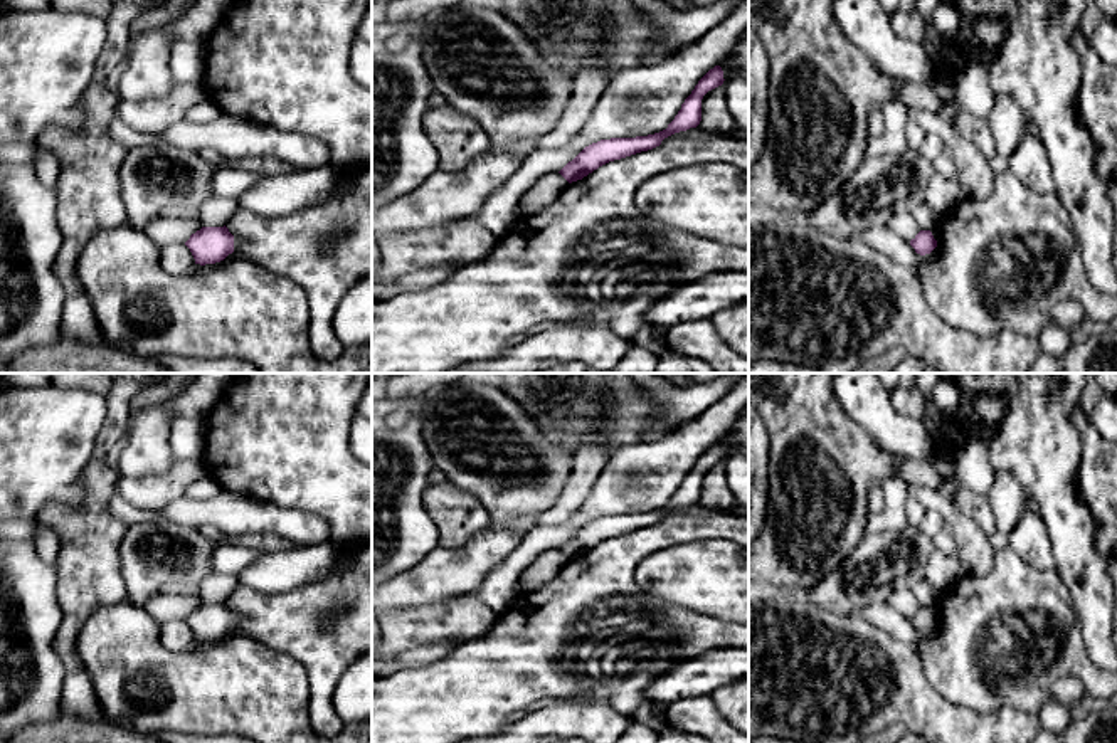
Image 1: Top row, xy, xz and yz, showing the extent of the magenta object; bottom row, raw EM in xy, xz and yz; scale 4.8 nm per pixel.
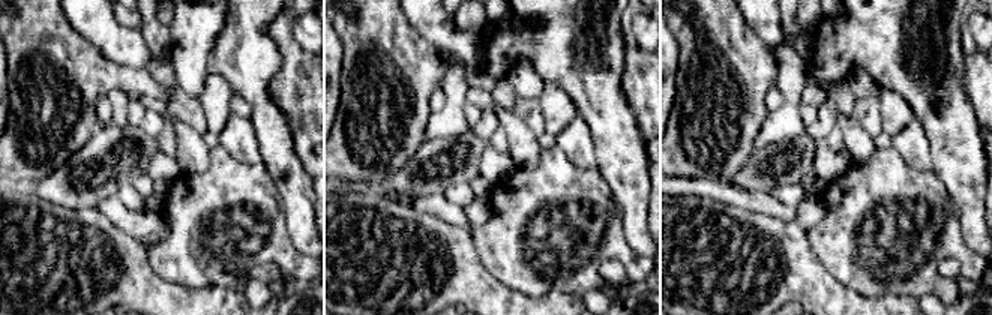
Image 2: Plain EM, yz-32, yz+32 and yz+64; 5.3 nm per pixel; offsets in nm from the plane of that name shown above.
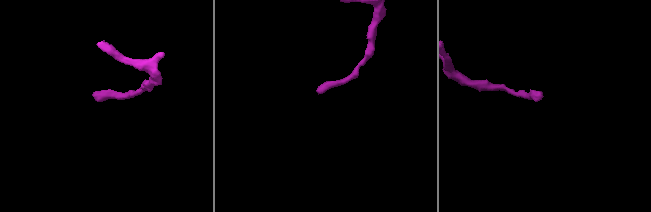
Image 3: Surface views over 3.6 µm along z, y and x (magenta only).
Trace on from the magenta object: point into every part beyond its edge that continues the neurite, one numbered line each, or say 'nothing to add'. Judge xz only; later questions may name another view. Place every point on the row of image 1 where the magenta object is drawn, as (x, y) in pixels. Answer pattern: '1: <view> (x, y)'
nothing to add

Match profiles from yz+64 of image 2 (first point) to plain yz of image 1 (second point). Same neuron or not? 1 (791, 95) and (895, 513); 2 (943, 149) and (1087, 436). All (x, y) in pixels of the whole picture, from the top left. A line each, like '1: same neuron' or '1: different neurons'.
1: same neuron
2: different neurons

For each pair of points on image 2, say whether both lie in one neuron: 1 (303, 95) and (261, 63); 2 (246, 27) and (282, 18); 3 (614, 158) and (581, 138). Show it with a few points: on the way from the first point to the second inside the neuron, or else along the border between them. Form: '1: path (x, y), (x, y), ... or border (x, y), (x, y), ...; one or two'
1: border (272, 39), (281, 66), (269, 98), (279, 108); two
2: border (276, 15), (266, 27), (266, 33), (281, 56); two
3: border (578, 114), (589, 129), (598, 165); two

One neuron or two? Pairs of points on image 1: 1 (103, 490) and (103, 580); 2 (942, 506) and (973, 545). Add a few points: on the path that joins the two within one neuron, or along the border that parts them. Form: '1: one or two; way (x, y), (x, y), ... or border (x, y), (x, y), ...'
1: one; way (98, 511), (98, 558)
2: one; way (952, 516), (968, 535)

